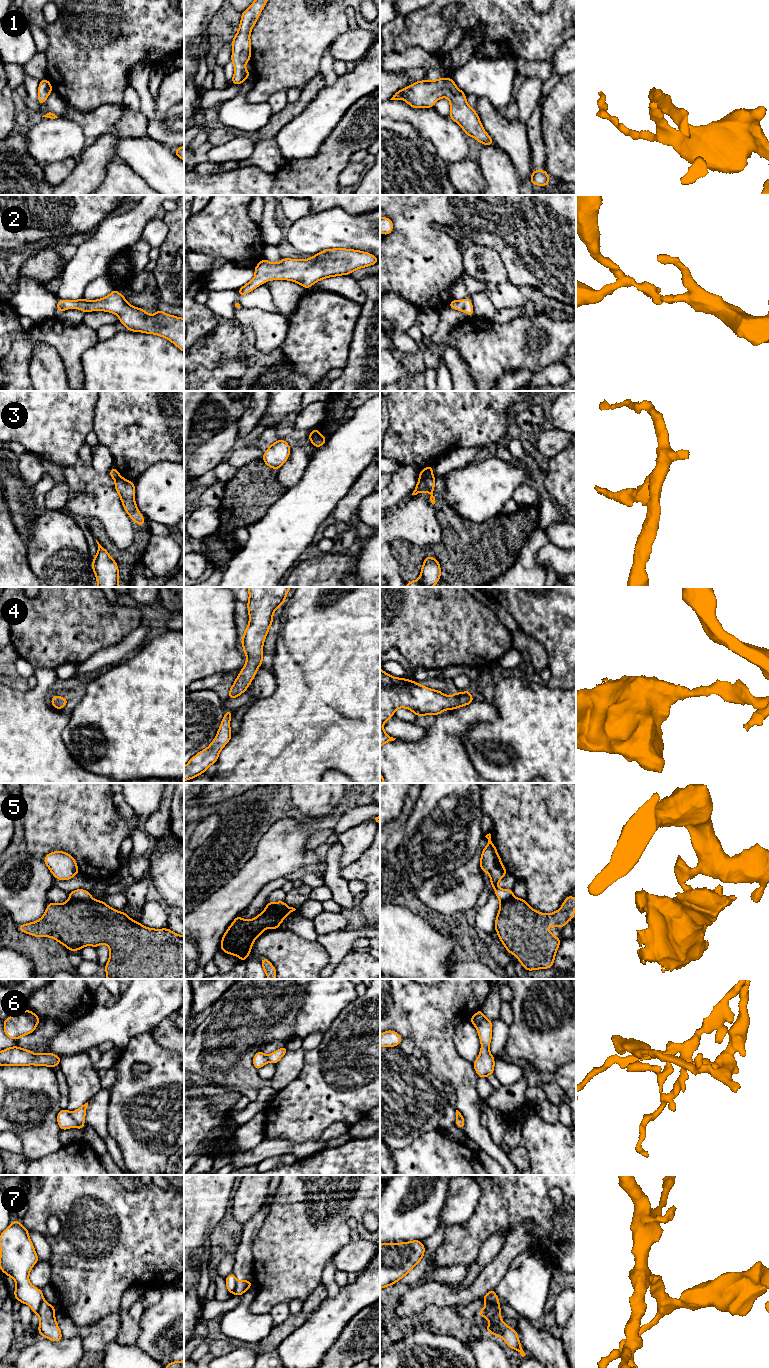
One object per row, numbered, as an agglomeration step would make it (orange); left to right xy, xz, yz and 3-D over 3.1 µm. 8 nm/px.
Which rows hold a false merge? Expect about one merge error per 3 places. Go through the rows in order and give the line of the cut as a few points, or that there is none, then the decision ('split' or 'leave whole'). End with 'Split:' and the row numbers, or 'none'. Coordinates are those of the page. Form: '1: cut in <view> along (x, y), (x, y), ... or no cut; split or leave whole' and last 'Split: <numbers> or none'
1: no cut; leave whole
2: no cut; leave whole
3: cut in yz along (431, 473), (419, 478); split
4: no cut; leave whole
5: cut in xy along (69, 898), (77, 900), (91, 899); split
6: cut in xy along (70, 1113), (76, 1126); split
7: cut in yz along (498, 1303), (491, 1304), (482, 1315); split
Split: 3, 5, 6, 7

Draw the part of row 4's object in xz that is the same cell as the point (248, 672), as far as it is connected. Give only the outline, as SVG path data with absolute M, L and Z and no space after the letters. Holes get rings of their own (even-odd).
M248 587L249 600L247 602L247 607L249 624L244 630L244 635L241 639L243 652L247 656L247 660L229 690L228 699L236 698L245 692L253 678L256 676L257 670L263 662L263 644L273 623L273 613L278 607L284 604L286 595L290 589L291 587Z

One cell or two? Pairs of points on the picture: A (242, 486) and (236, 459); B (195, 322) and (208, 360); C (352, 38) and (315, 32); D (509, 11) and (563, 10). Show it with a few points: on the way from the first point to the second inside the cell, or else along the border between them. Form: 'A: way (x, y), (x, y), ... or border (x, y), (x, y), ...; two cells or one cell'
A: border (260, 459), (252, 459), (238, 469); two cells
B: border (219, 323), (194, 343); two cells
C: border (350, 30), (340, 34), (327, 51); two cells
D: way (522, 19), (550, 19); one cell

